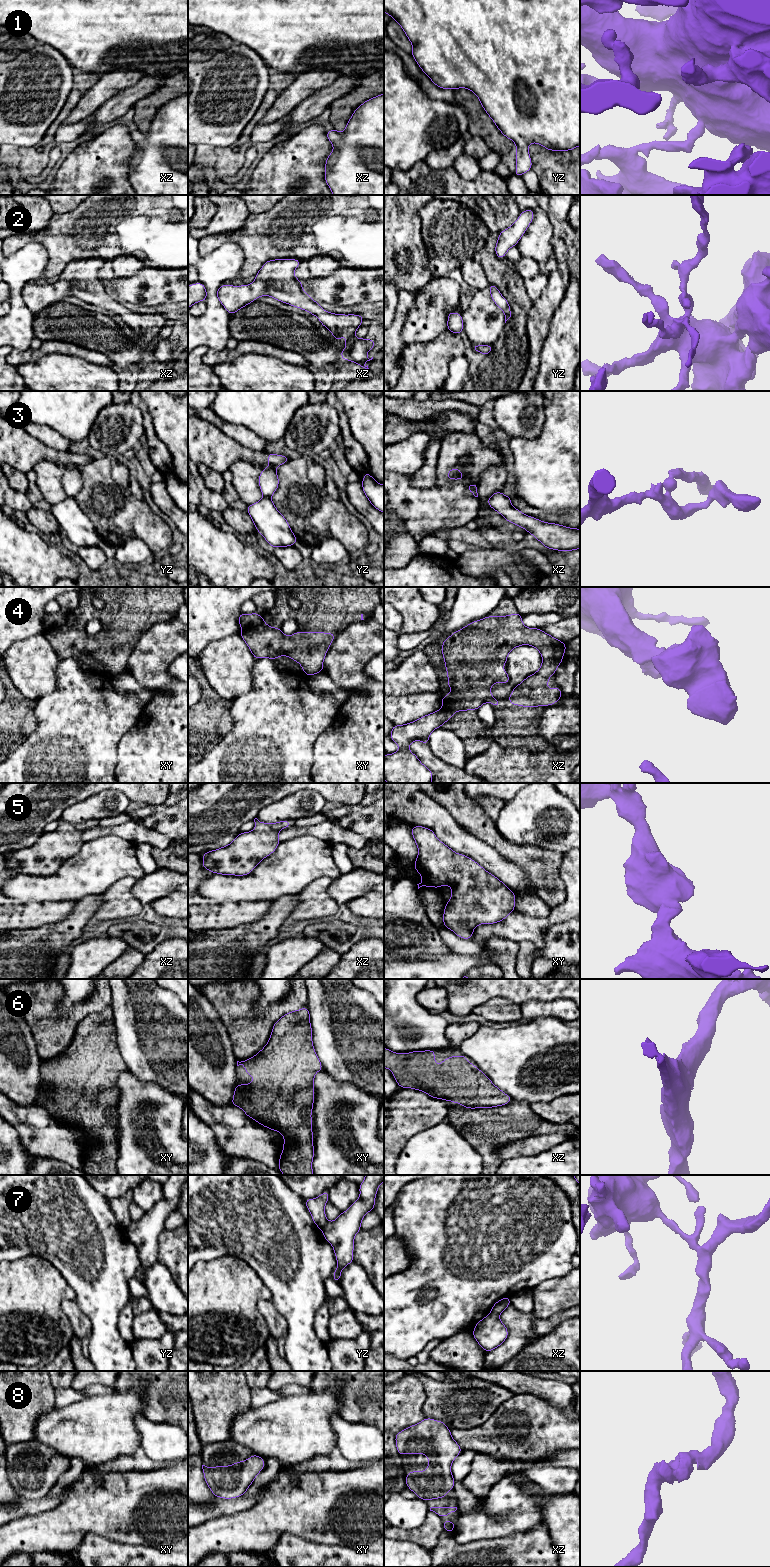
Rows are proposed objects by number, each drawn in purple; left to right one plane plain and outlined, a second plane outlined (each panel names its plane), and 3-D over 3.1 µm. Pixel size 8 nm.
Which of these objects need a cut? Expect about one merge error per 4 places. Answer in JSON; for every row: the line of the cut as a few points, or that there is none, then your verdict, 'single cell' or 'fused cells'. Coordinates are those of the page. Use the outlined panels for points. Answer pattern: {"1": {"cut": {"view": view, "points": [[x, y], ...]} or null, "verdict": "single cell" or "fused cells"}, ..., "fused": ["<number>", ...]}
{"1": {"cut": null, "verdict": "single cell"}, "2": {"cut": null, "verdict": "single cell"}, "3": {"cut": {"view": "yz", "points": [[269, 466], [275, 468]]}, "verdict": "fused cells"}, "4": {"cut": {"view": "xy", "points": [[263, 618], [258, 624], [242, 630]]}, "verdict": "fused cells"}, "5": {"cut": null, "verdict": "single cell"}, "6": {"cut": null, "verdict": "single cell"}, "7": {"cut": {"view": "yz", "points": [[327, 1221], [321, 1229]]}, "verdict": "fused cells"}, "8": {"cut": null, "verdict": "single cell"}, "fused": ["3", "4", "7"]}

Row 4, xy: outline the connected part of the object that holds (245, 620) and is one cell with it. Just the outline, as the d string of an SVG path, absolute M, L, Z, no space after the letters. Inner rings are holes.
M254 612L252 614L241 613L238 617L238 624L241 629L251 628L259 625L263 621L263 617L258 613Z

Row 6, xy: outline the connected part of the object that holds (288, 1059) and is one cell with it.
M308 1008L285 1013L273 1025L263 1049L245 1061L237 1061L237 1066L239 1065L243 1065L245 1073L254 1080L250 1084L239 1083L235 1087L231 1105L241 1108L249 1118L263 1127L283 1135L283 1150L277 1168L283 1175L314 1175L311 1114L315 1074L323 1070L323 1066L314 1049Z

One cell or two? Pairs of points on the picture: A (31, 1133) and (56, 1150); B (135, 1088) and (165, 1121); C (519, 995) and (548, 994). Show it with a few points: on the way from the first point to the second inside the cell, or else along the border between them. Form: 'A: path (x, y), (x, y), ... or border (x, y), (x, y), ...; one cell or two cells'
A: path (37, 1133), (50, 1144); one cell
B: path (137, 1098), (155, 1118); one cell
C: path (526, 994), (541, 994); one cell

